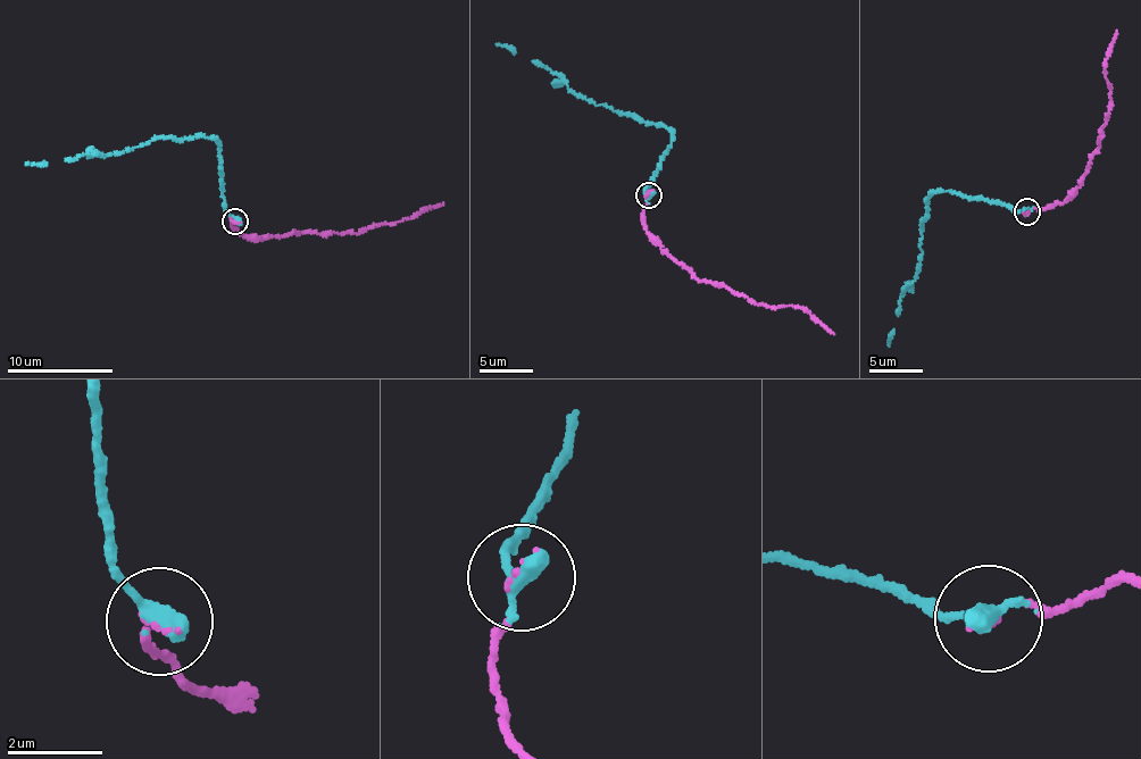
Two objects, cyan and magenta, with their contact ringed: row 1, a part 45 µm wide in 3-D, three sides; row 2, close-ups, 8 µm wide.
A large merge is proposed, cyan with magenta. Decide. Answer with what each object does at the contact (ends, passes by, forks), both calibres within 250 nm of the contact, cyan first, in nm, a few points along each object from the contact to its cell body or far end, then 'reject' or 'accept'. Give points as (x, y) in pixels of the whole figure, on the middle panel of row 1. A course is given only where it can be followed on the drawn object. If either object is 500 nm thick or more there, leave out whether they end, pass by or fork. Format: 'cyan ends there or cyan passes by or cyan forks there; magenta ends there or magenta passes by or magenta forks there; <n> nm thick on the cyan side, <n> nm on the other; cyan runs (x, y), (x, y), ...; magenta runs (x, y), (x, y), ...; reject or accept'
cyan ends there; magenta ends there; 440 nm thick on the cyan side, 80 nm on the other; cyan runs (650, 195), (660, 157), (671, 144), (671, 132), (590, 102), (544, 66), (496, 43); magenta runs (649, 194), (643, 209), (649, 236), (700, 280), (723, 283), (772, 309), (800, 307), (834, 334); accept

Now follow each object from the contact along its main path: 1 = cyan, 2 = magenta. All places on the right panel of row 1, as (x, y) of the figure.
1: (1027, 210), (981, 198), (968, 200), (948, 190), (933, 193), (926, 200), (922, 257), (899, 305), (889, 345)
2: (1027, 213), (1071, 199), (1099, 146), (1099, 132), (1112, 88), (1105, 69), (1116, 30)

